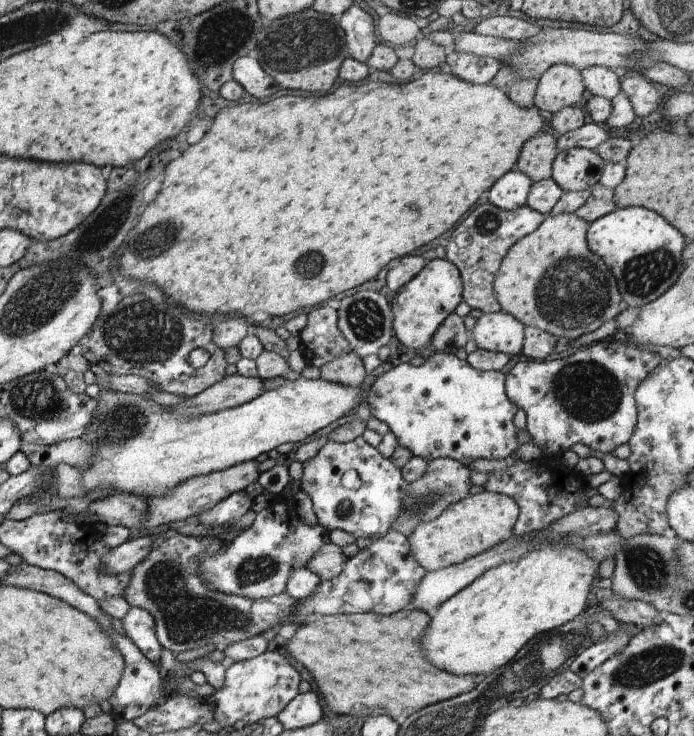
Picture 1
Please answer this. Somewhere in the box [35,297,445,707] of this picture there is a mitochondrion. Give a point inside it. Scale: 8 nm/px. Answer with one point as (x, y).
(188, 618)

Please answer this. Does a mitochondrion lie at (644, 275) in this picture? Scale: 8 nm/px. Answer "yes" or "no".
yes

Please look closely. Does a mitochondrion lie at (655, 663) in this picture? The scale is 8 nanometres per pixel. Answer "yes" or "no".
yes

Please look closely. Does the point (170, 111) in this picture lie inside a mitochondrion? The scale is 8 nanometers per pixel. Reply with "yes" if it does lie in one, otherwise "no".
yes

